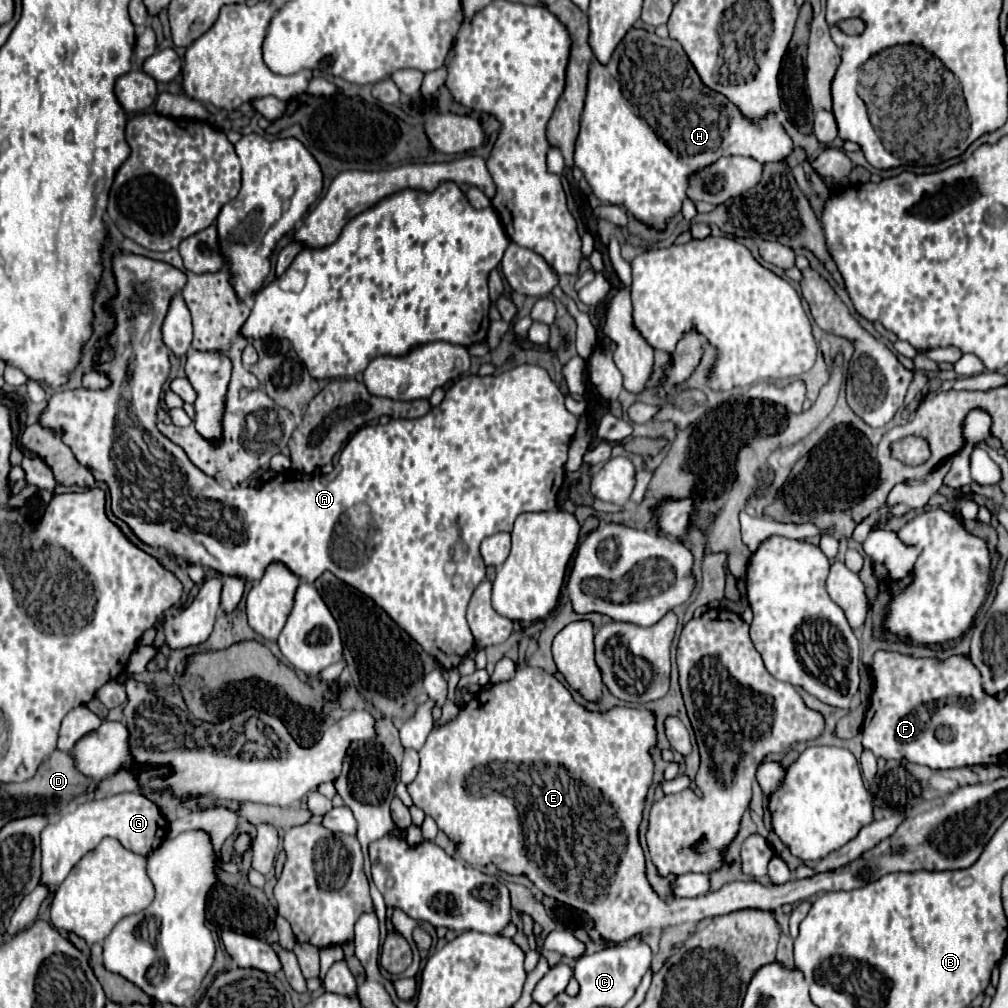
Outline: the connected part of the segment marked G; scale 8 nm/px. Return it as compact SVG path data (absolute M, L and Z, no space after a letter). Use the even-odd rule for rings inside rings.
M120 793L102 799L84 798L74 801L66 805L58 815L50 817L48 827L44 827L44 831L40 833L40 847L42 847L40 883L48 887L52 897L60 887L60 883L70 873L70 869L88 851L92 851L104 837L114 837L126 849L146 857L150 851L160 847L160 843L166 839L166 831L168 831L168 821L162 817L158 807L138 793Z

